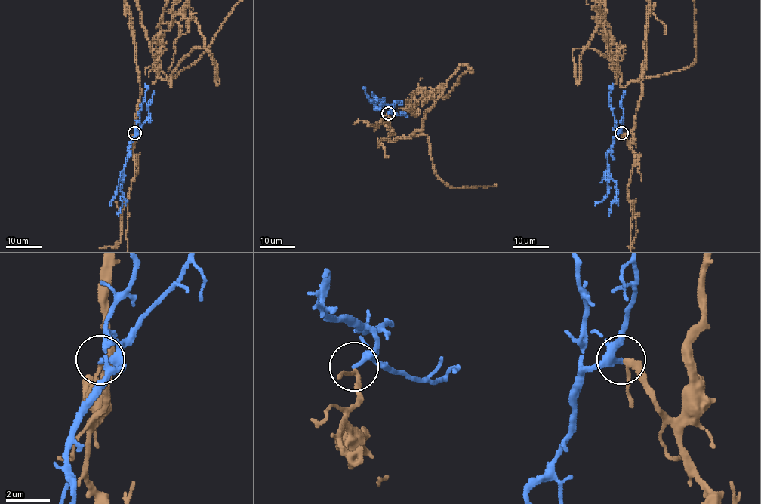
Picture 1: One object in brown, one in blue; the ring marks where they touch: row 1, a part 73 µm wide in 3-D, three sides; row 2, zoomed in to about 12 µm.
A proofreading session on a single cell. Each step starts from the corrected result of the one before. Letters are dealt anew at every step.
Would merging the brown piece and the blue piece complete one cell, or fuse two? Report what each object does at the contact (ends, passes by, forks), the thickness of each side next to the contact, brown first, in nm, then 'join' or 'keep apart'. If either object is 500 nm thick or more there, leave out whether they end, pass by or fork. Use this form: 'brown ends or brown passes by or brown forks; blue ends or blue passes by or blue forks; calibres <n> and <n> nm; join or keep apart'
brown passes by; blue ends; calibres 180 and 300 nm; join

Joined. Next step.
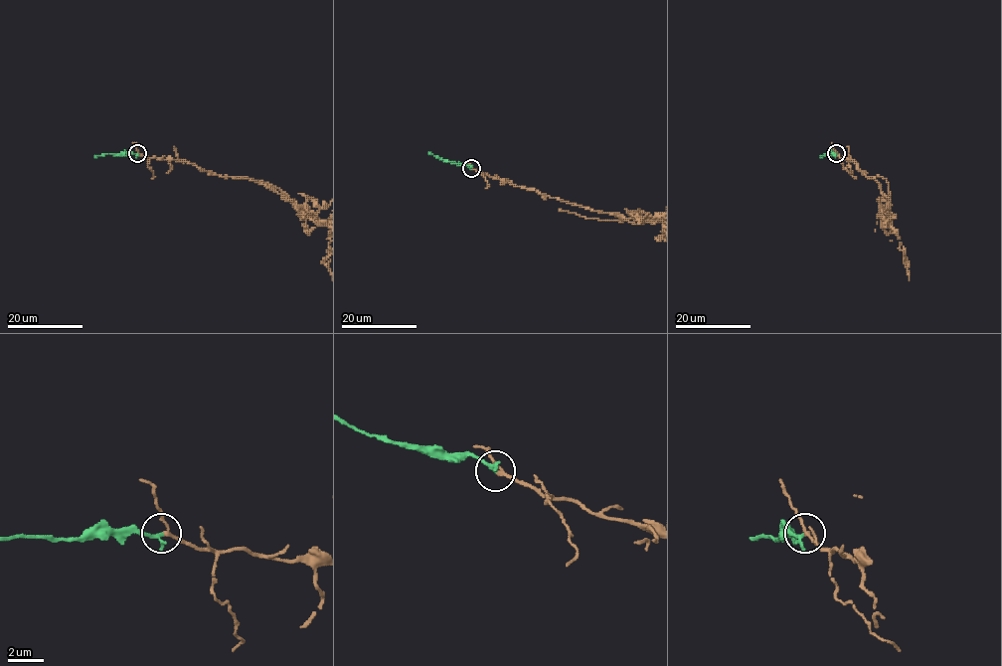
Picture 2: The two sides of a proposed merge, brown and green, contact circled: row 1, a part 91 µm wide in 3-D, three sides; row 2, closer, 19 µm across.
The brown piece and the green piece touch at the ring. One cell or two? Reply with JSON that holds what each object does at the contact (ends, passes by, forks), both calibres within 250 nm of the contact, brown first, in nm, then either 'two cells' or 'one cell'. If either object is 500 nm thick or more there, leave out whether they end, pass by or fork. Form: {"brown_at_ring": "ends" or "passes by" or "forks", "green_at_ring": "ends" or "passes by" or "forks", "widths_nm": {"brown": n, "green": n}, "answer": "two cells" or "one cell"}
{"brown_at_ring": "passes by", "green_at_ring": "ends", "widths_nm": {"brown": 160, "green": 240}, "answer": "one cell"}

